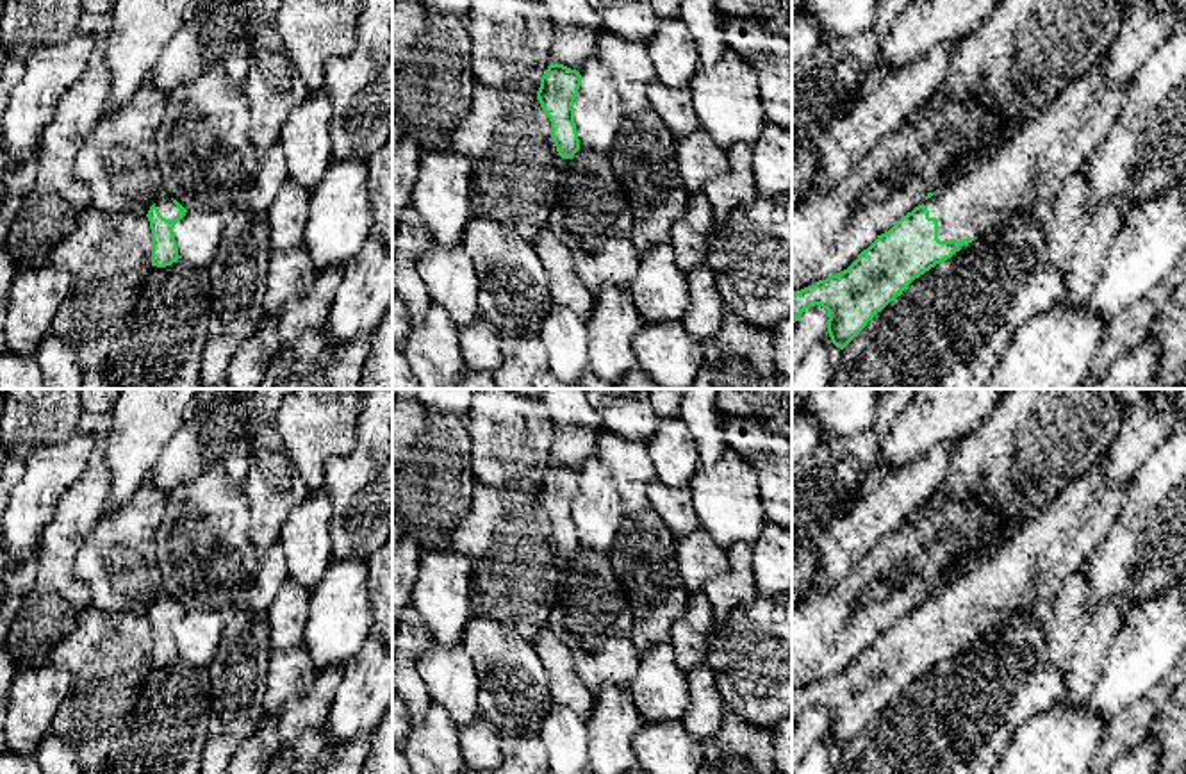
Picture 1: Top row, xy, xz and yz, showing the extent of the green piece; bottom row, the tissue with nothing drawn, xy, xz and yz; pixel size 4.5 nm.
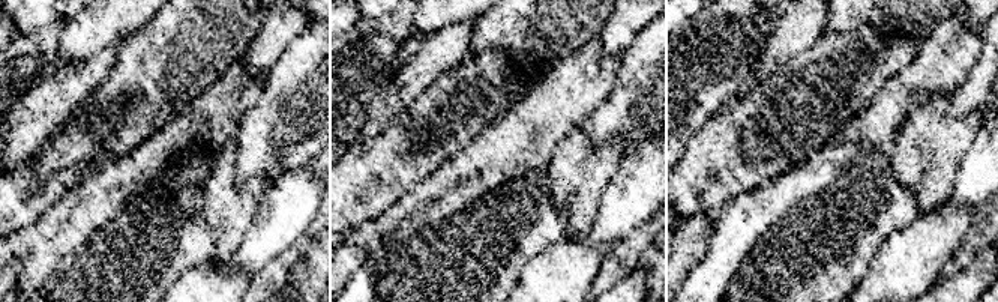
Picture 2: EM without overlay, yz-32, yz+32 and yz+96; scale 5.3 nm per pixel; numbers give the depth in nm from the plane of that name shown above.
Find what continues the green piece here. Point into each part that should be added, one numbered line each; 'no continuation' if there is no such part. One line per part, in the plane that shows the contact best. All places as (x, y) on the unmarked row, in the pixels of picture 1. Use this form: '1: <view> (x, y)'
1: yz (1024, 575)

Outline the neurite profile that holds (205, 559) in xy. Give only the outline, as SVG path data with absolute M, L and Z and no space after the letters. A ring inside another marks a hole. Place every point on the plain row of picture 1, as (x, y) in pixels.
M223 462L166 494L166 510L155 535L162 590L185 610L232 613L244 606L260 569L260 555L248 539L250 514L243 483L232 483Z

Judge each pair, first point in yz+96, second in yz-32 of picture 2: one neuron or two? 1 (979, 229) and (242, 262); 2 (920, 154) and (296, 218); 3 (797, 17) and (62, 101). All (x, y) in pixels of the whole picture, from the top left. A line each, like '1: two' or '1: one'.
1: two
2: two
3: one

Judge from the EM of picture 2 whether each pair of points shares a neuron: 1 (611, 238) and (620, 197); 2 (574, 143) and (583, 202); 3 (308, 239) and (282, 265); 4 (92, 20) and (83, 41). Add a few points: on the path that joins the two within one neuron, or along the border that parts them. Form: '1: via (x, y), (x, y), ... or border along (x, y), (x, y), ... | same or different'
1: via (611, 227), (620, 208) | same
2: via (574, 158), (578, 172), (578, 187) | same
3: via (302, 245), (288, 259) | same
4: via (92, 24), (92, 29), (84, 36) | same

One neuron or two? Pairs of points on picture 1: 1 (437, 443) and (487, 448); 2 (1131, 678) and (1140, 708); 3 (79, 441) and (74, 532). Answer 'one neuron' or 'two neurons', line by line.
1: two neurons
2: two neurons
3: two neurons

